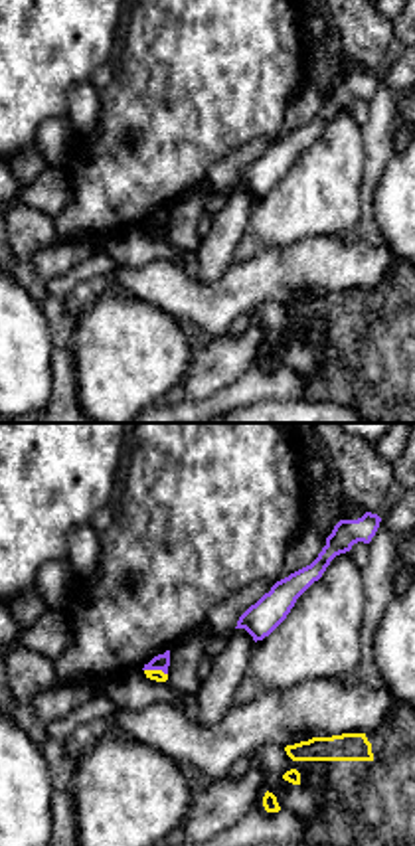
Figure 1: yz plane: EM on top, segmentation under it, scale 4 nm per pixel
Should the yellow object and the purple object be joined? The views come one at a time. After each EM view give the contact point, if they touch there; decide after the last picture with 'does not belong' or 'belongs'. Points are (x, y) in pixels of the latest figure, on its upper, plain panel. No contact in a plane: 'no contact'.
(157, 228)

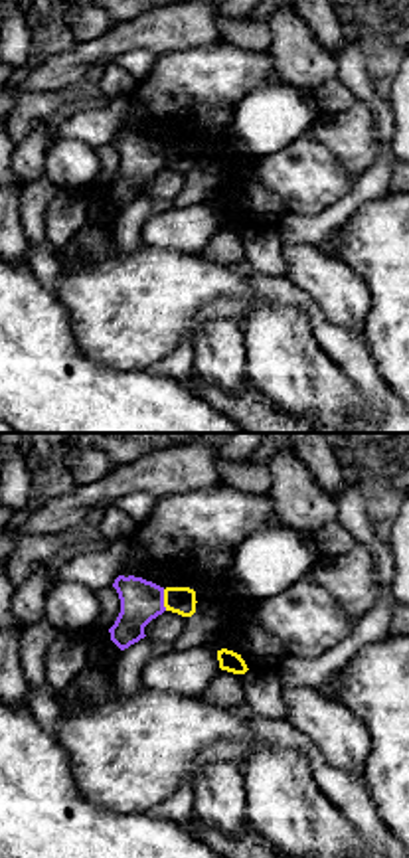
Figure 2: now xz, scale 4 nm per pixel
(164, 157)

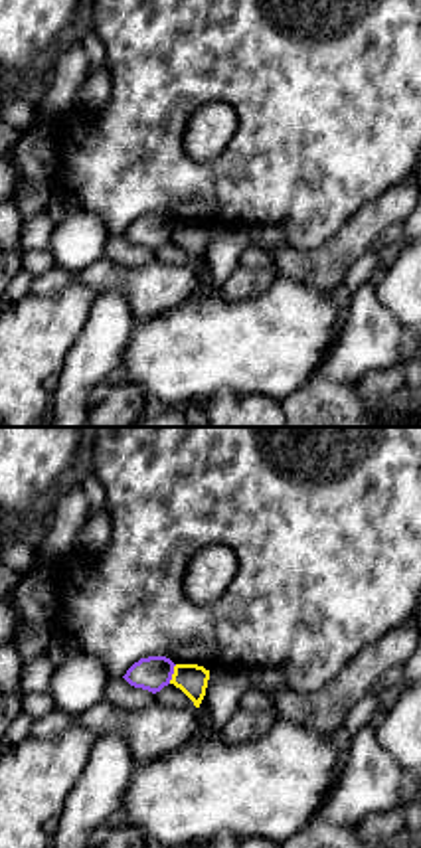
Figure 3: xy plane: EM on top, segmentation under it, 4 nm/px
(172, 232)

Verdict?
does not belong

